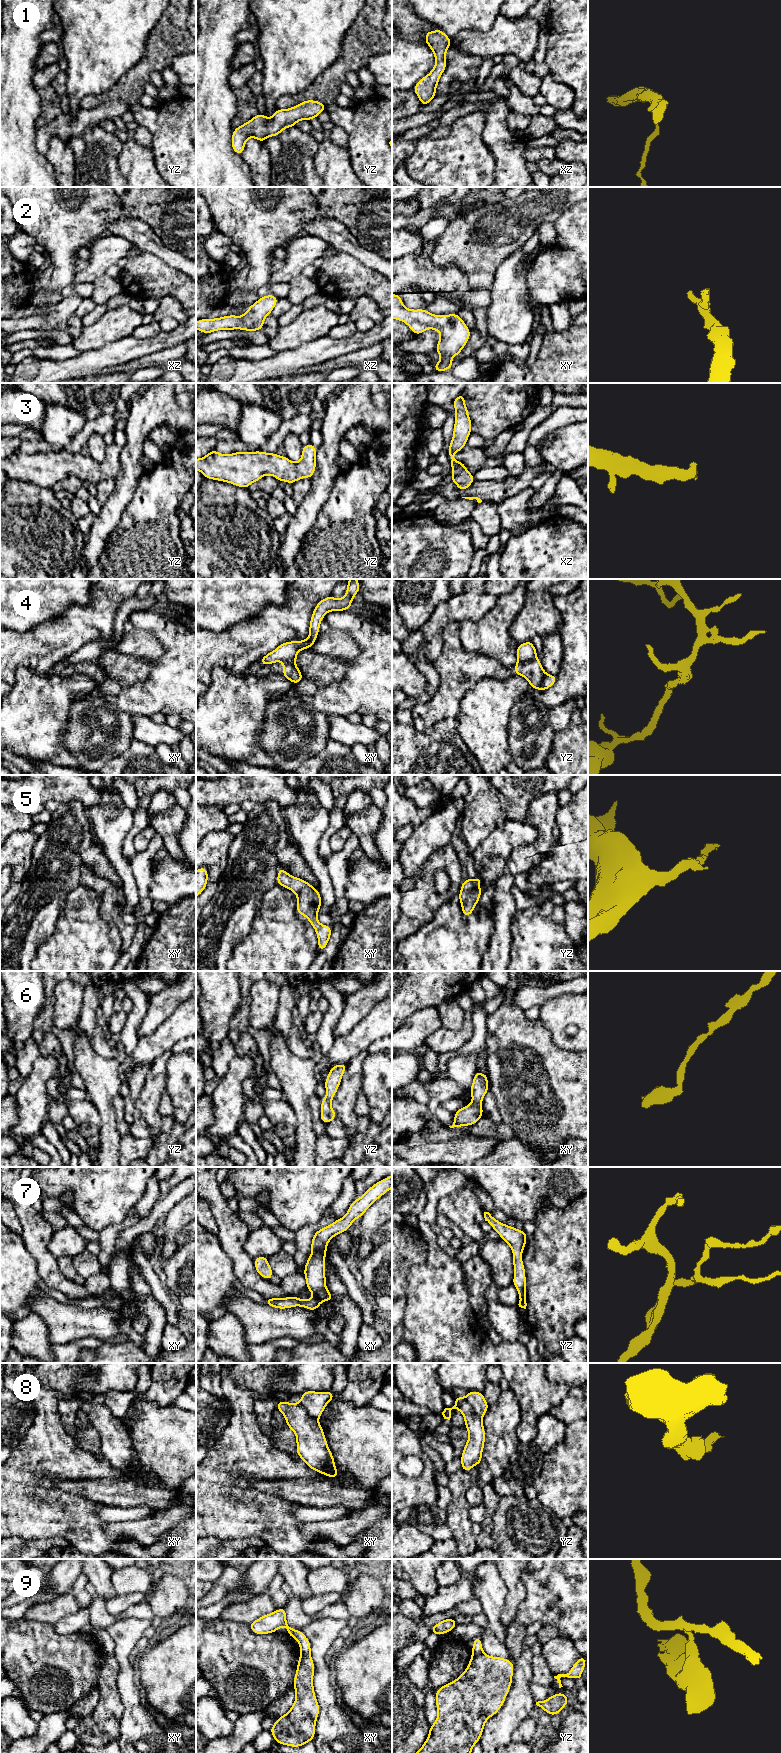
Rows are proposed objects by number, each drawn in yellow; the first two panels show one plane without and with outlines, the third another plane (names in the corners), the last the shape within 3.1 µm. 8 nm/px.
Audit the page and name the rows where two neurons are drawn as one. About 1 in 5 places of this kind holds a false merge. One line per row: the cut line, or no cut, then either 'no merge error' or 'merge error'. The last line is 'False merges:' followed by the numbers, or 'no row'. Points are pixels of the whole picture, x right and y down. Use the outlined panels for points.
1: no cut; no merge error
2: no cut; no merge error
3: no cut; no merge error
4: cut in yz along (535, 659), (525, 662), (518, 661); merge error
5: no cut; no merge error
6: no cut; no merge error
7: cut in xy along (315, 1296), (320, 1302); merge error
8: cut in yz along (464, 1398), (472, 1410), (482, 1417); merge error
9: cut in yz along (482, 1651), (472, 1655); merge error
False merges: 4, 7, 8, 9

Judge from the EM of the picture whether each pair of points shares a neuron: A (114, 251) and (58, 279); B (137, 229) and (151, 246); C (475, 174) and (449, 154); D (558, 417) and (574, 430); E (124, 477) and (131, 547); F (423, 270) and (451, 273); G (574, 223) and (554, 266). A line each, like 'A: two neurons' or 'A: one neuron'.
A: two neurons
B: one neuron
C: one neuron
D: two neurons
E: two neurons
F: one neuron
G: one neuron

